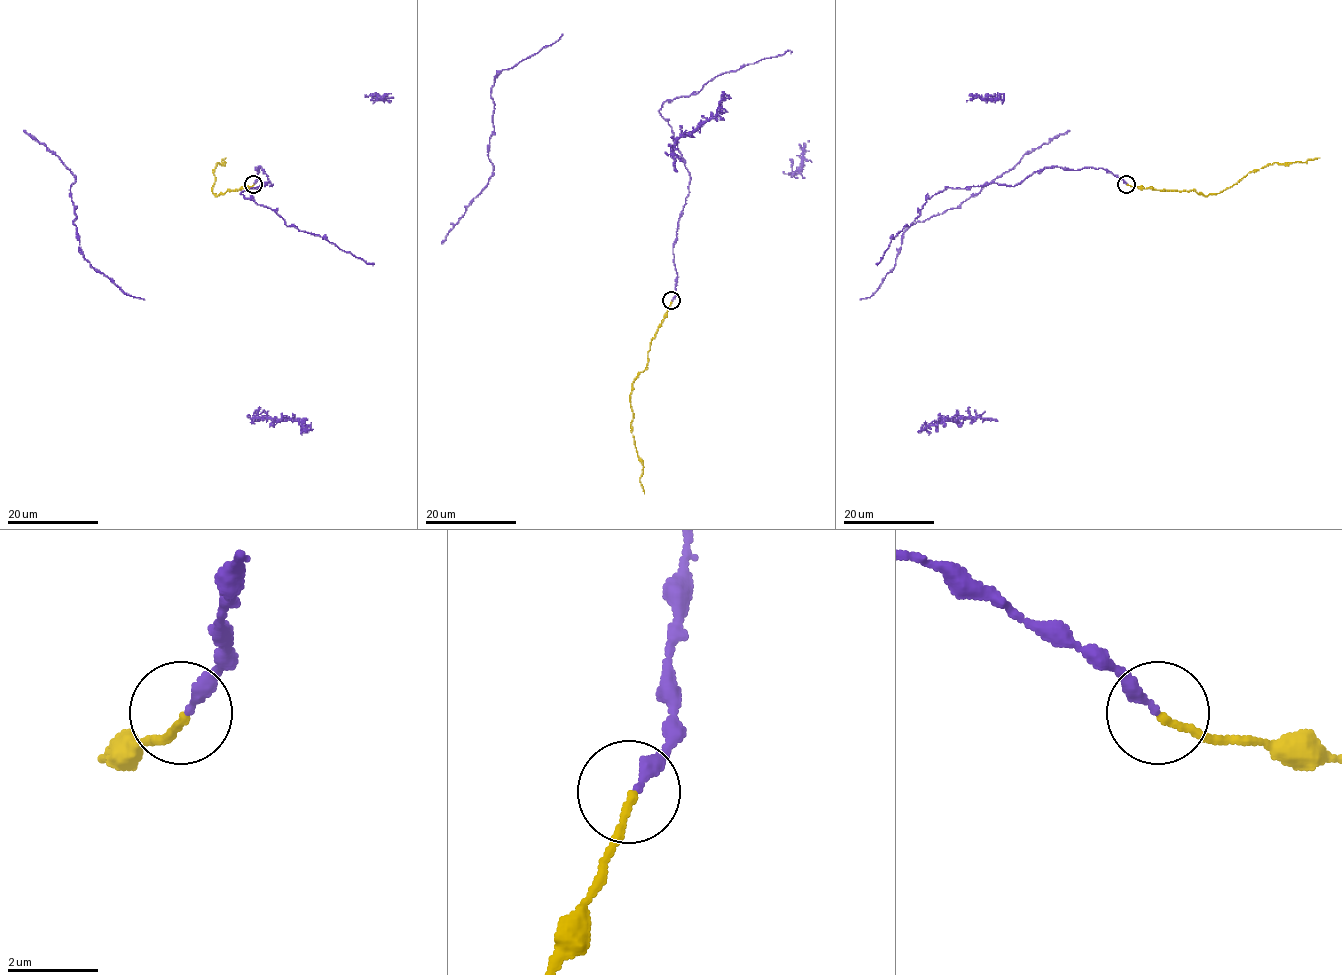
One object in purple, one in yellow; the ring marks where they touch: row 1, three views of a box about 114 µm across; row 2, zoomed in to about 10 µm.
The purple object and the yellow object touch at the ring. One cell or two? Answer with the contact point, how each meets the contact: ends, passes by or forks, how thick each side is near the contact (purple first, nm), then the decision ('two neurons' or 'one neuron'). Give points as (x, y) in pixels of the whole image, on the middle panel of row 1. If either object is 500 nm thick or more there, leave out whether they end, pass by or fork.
(671, 300) | purple ends | yellow ends | 240/150 nm | one neuron

